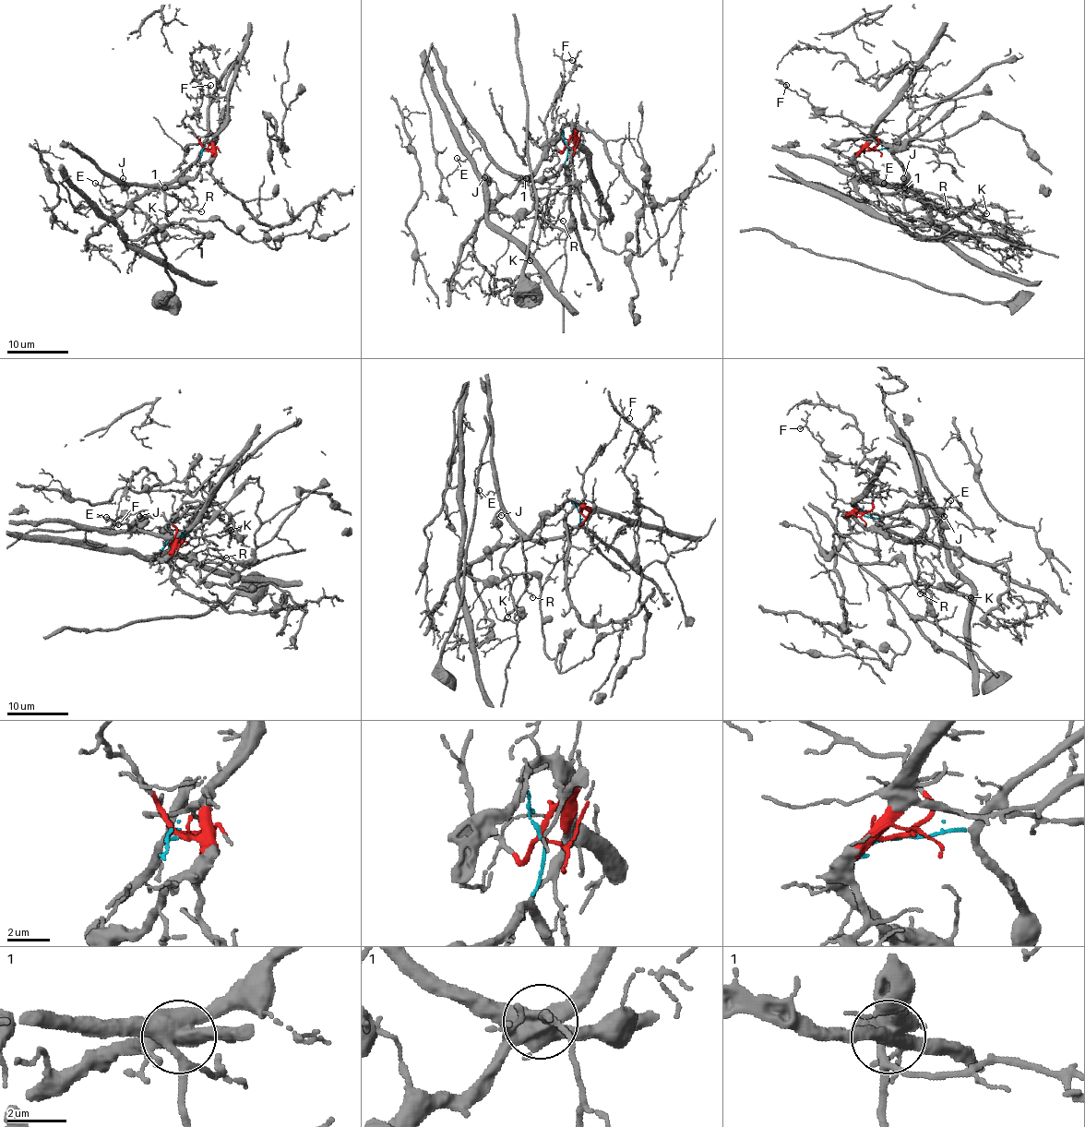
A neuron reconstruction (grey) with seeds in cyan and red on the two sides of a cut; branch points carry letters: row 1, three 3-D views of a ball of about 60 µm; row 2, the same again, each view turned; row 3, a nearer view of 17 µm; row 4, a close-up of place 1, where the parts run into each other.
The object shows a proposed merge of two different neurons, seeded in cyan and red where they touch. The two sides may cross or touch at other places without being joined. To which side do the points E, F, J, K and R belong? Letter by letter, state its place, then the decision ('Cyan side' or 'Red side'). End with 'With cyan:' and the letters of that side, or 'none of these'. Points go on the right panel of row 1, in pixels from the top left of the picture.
E: Place: (884, 183). Cyan side
F: Place: (786, 85). Red side
J: Place: (903, 178). Cyan side
K: Place: (986, 213). Cyan side
R: Place: (947, 211). Cyan side
With cyan: E, J, K, R

